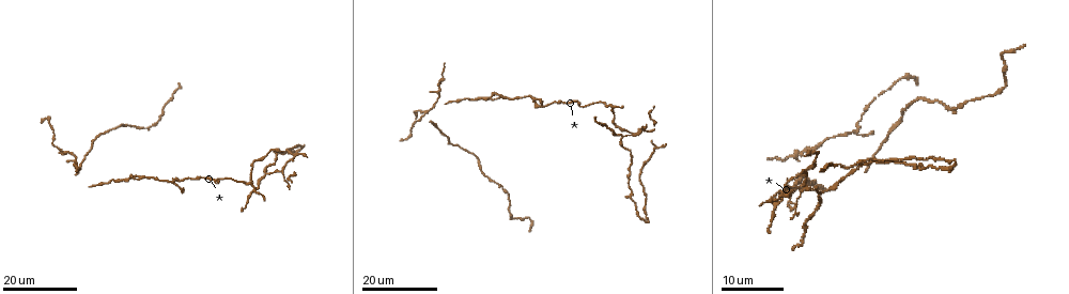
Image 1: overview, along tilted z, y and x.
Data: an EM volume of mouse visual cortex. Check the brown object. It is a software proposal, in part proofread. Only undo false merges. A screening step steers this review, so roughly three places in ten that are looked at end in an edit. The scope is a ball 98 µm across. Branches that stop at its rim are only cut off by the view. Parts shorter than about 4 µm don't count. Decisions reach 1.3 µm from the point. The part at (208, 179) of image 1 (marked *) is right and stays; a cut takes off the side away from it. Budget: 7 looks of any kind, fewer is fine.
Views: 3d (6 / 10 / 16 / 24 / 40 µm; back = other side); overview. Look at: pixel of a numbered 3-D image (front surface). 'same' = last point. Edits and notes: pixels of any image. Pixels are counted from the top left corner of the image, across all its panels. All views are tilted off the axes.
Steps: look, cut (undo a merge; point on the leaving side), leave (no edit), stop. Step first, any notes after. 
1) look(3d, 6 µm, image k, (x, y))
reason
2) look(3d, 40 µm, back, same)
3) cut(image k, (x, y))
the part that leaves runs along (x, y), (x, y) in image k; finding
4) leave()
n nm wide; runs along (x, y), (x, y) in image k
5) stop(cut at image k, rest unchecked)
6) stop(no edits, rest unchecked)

look(3d, 24 µm, image 1, (630, 182))
calibre changes

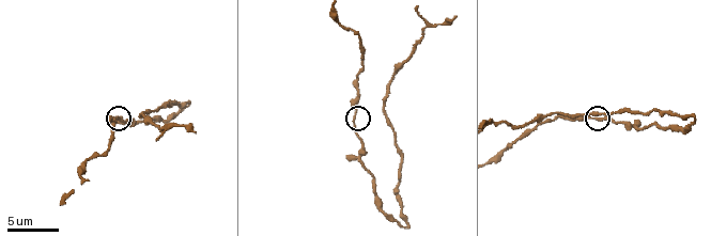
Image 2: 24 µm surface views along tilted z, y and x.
look(3d, 6 µm, image 2, (593, 118))

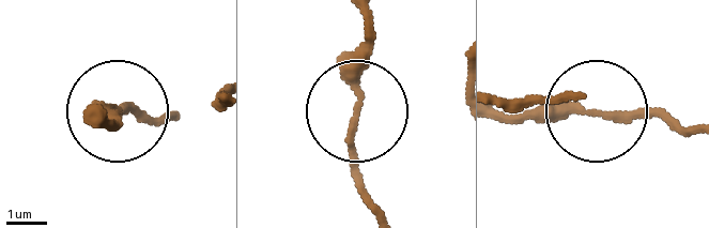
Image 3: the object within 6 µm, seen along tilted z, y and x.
look(3d, 6 µm, back, image 3, (588, 111))

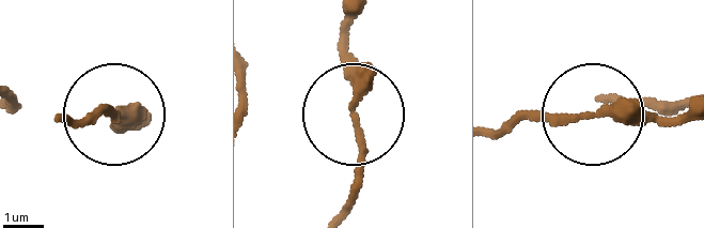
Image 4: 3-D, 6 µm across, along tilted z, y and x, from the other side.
leave()
runs along (691, 111), (641, 122), (609, 111), (529, 114), (503, 131) in image 4; one neuron here

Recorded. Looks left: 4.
look(3d, 16 µm, image 1, (282, 170))
small branch off a trunk

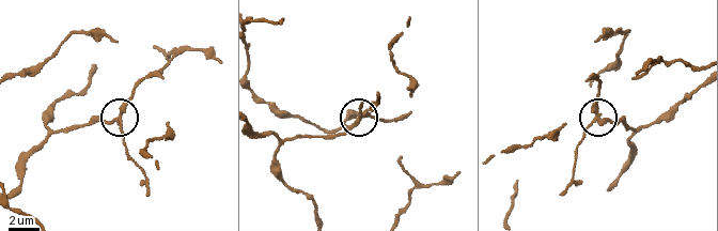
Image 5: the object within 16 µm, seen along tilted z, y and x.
look(3d, 10 µm, image 5, (599, 121))

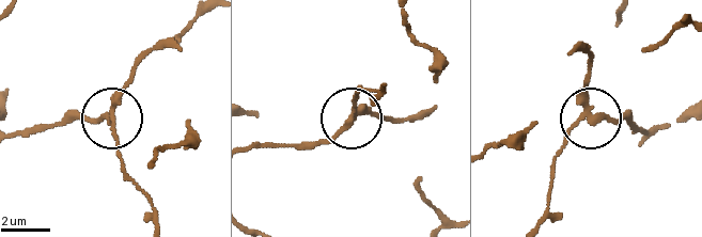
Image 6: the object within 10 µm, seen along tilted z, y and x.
look(3d, 6 µm, image 6, (588, 120))

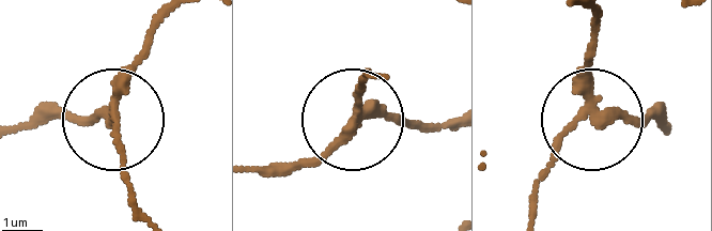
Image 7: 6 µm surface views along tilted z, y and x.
leave()
side arm 10 µm; one neuron here

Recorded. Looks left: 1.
look(3d, 6 µm, image 2, (435, 26))
side arm on a straight run

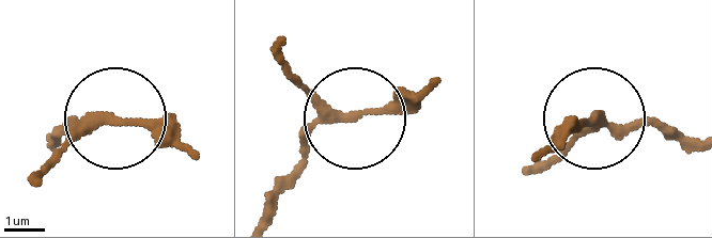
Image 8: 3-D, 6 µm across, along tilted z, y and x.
leave()
3 arms; continuous, no second neuron

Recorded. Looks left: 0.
stop(no edits, rest unchecked)

